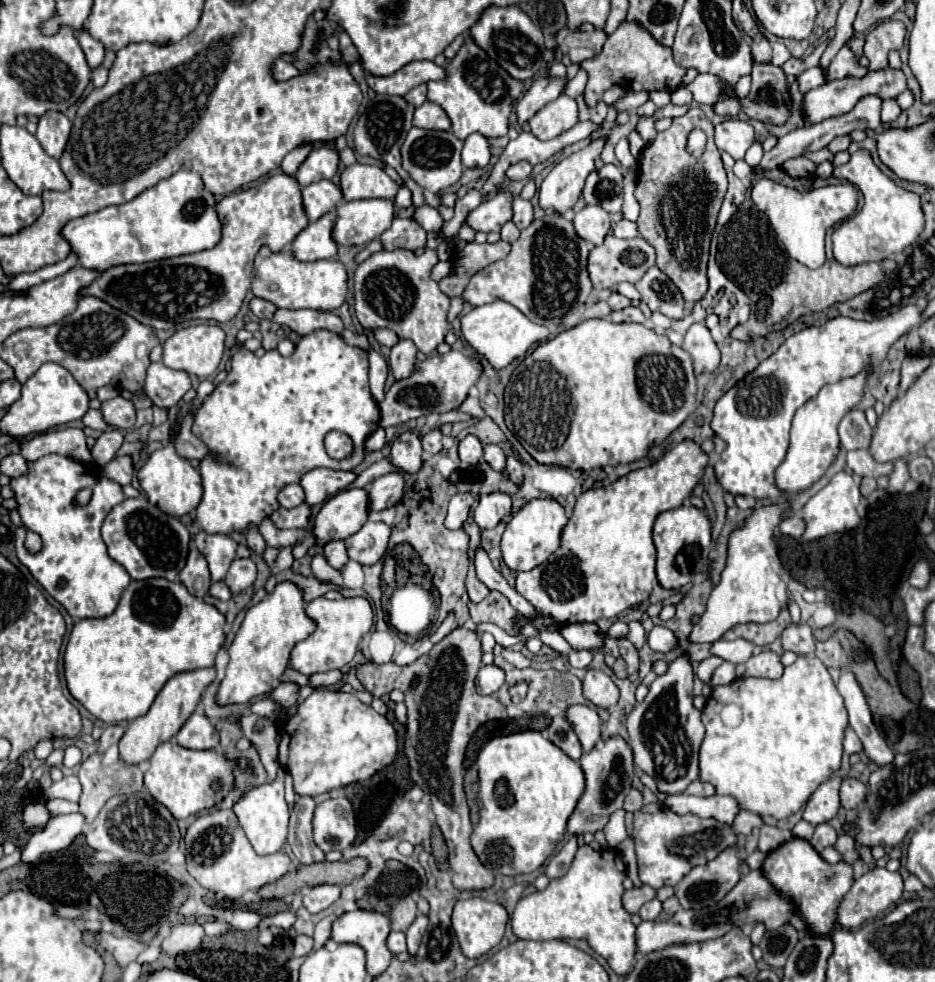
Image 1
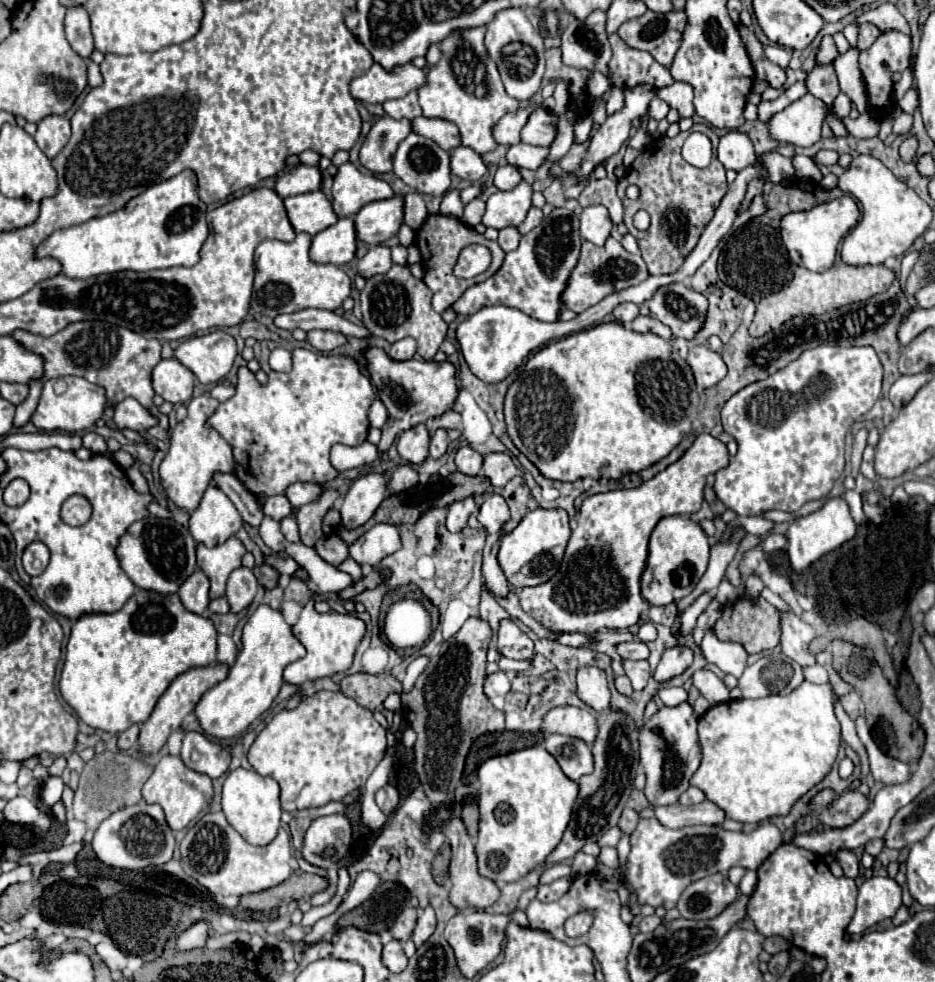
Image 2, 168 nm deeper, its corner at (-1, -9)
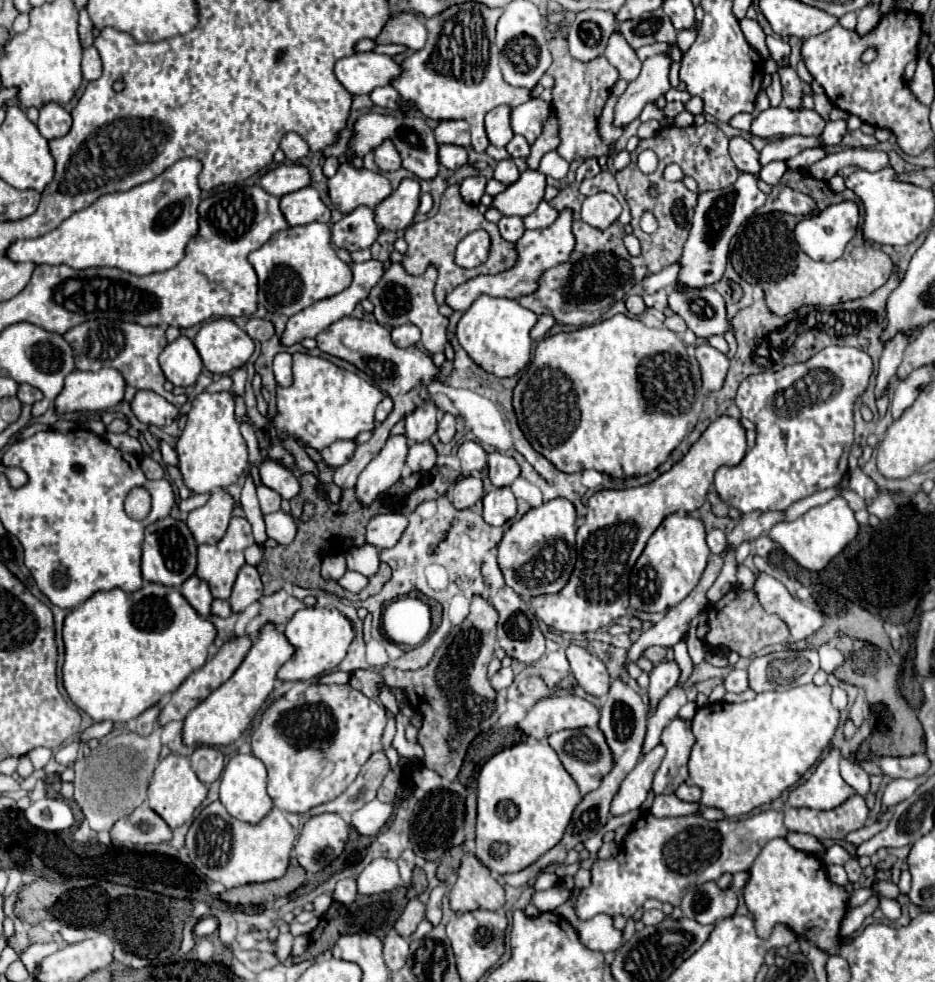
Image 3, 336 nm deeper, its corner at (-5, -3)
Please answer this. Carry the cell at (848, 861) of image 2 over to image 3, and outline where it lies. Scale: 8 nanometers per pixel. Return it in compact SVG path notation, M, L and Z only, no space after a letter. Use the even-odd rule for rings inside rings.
M854 858L844 864L844 870L846 870L846 874L848 874L848 882L850 882L850 884L856 884L856 882L860 880L860 876L862 876L862 868L860 868L860 864L858 864Z

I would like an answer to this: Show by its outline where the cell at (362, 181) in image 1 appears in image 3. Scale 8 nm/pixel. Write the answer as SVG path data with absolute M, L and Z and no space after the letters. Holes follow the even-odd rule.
M342 162L338 172L328 178L328 194L336 210L350 214L358 206L378 206L392 194L392 186L386 176L370 170L356 170L348 162Z

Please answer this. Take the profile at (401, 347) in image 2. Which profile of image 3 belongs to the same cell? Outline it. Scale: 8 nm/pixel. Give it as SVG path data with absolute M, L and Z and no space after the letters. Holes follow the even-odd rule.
M406 324L406 326L396 326L392 328L392 342L400 348L406 346L414 346L420 340L420 330L414 324Z

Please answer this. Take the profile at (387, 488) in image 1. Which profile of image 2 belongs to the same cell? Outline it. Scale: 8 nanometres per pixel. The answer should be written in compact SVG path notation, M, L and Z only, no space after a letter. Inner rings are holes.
M402 464L398 470L394 470L388 478L388 488L398 494L398 492L406 492L410 490L414 484L418 482L418 474L416 468L410 464Z

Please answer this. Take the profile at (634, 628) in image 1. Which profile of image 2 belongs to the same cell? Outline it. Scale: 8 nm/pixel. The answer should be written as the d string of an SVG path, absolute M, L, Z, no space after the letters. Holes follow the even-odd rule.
M624 660L624 672L630 678L634 690L644 690L652 676L648 660Z

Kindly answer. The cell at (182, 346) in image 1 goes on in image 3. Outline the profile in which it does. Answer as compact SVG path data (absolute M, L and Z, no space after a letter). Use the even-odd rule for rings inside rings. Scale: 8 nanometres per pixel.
M216 318L200 328L194 338L204 368L212 374L228 374L248 362L254 340L230 318Z

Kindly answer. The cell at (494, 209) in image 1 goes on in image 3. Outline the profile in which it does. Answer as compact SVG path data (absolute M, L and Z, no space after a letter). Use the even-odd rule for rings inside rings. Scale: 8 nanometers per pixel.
M526 170L520 178L510 184L502 194L498 194L492 202L504 216L528 216L532 214L544 198L546 176L538 170Z

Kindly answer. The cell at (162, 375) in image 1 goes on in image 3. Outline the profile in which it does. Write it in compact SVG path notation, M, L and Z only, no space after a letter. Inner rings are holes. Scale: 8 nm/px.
M178 336L160 354L160 368L174 386L190 386L202 372L202 358L194 342L186 336Z

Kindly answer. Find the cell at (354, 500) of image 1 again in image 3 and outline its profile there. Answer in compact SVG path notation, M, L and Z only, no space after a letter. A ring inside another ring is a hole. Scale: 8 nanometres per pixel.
M404 434L390 436L384 448L362 470L356 482L356 496L364 506L400 480L406 454L408 454L408 438Z

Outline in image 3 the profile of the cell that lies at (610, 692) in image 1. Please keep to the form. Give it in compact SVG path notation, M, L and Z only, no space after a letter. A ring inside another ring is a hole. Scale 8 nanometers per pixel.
M570 644L566 648L566 656L578 686L582 686L588 694L594 694L594 696L604 696L608 692L610 676L600 658L596 658L594 654L586 652L576 644Z

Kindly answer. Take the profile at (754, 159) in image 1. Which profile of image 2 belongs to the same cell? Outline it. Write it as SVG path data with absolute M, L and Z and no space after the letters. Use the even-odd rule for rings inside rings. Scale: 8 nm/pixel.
M766 152L766 154L760 154L758 160L762 160L764 166L768 168L768 178L772 182L782 182L782 180L788 180L790 176L794 176L790 158L784 158L776 152Z

